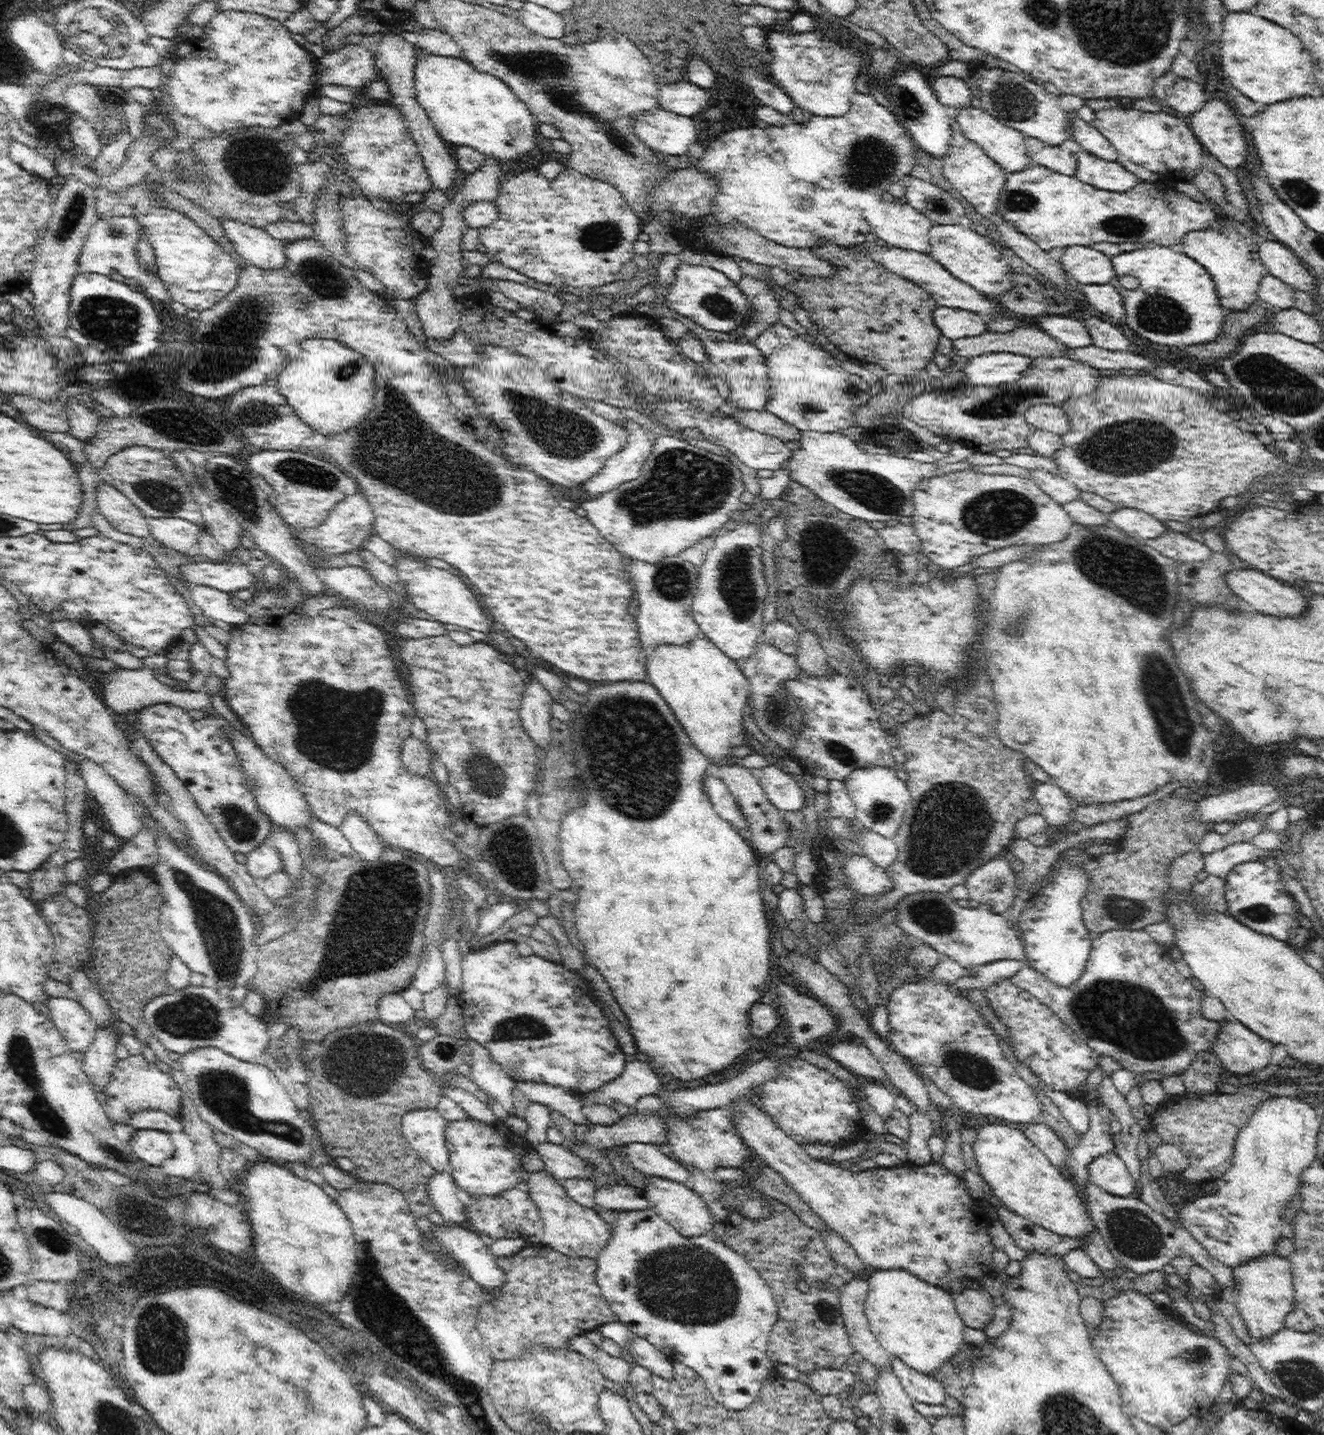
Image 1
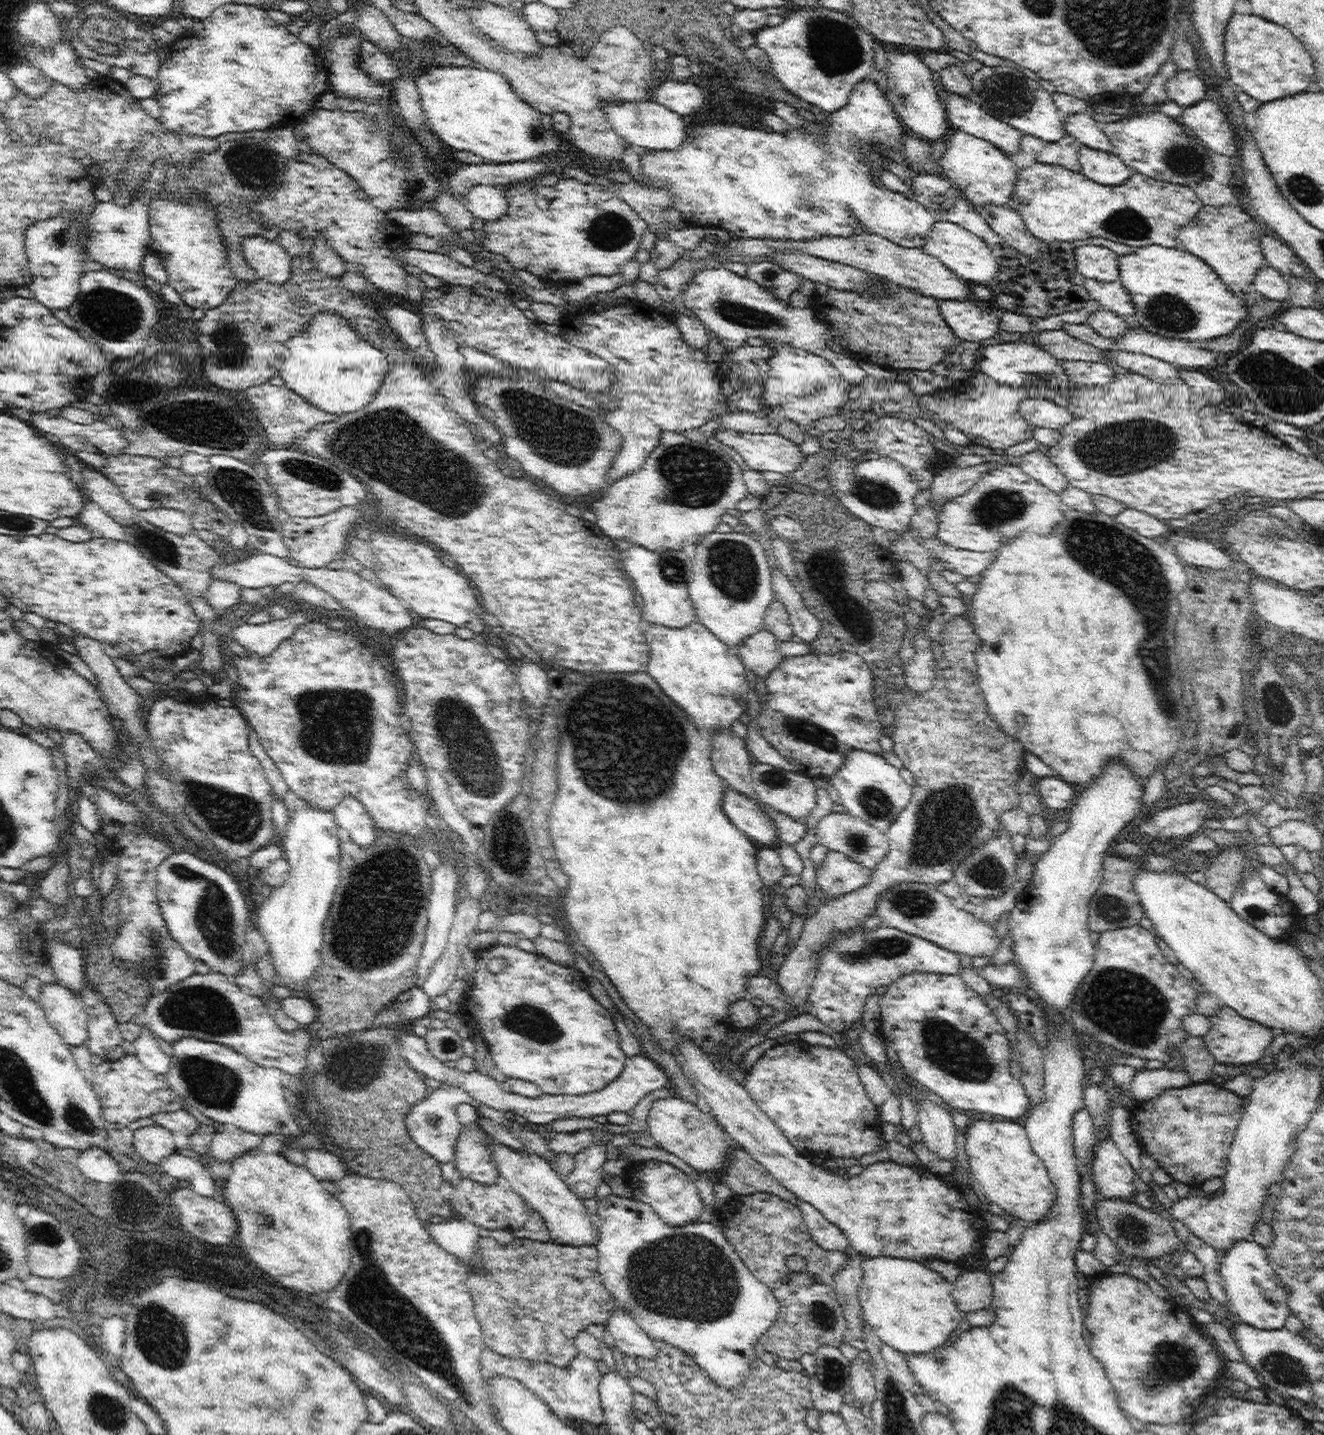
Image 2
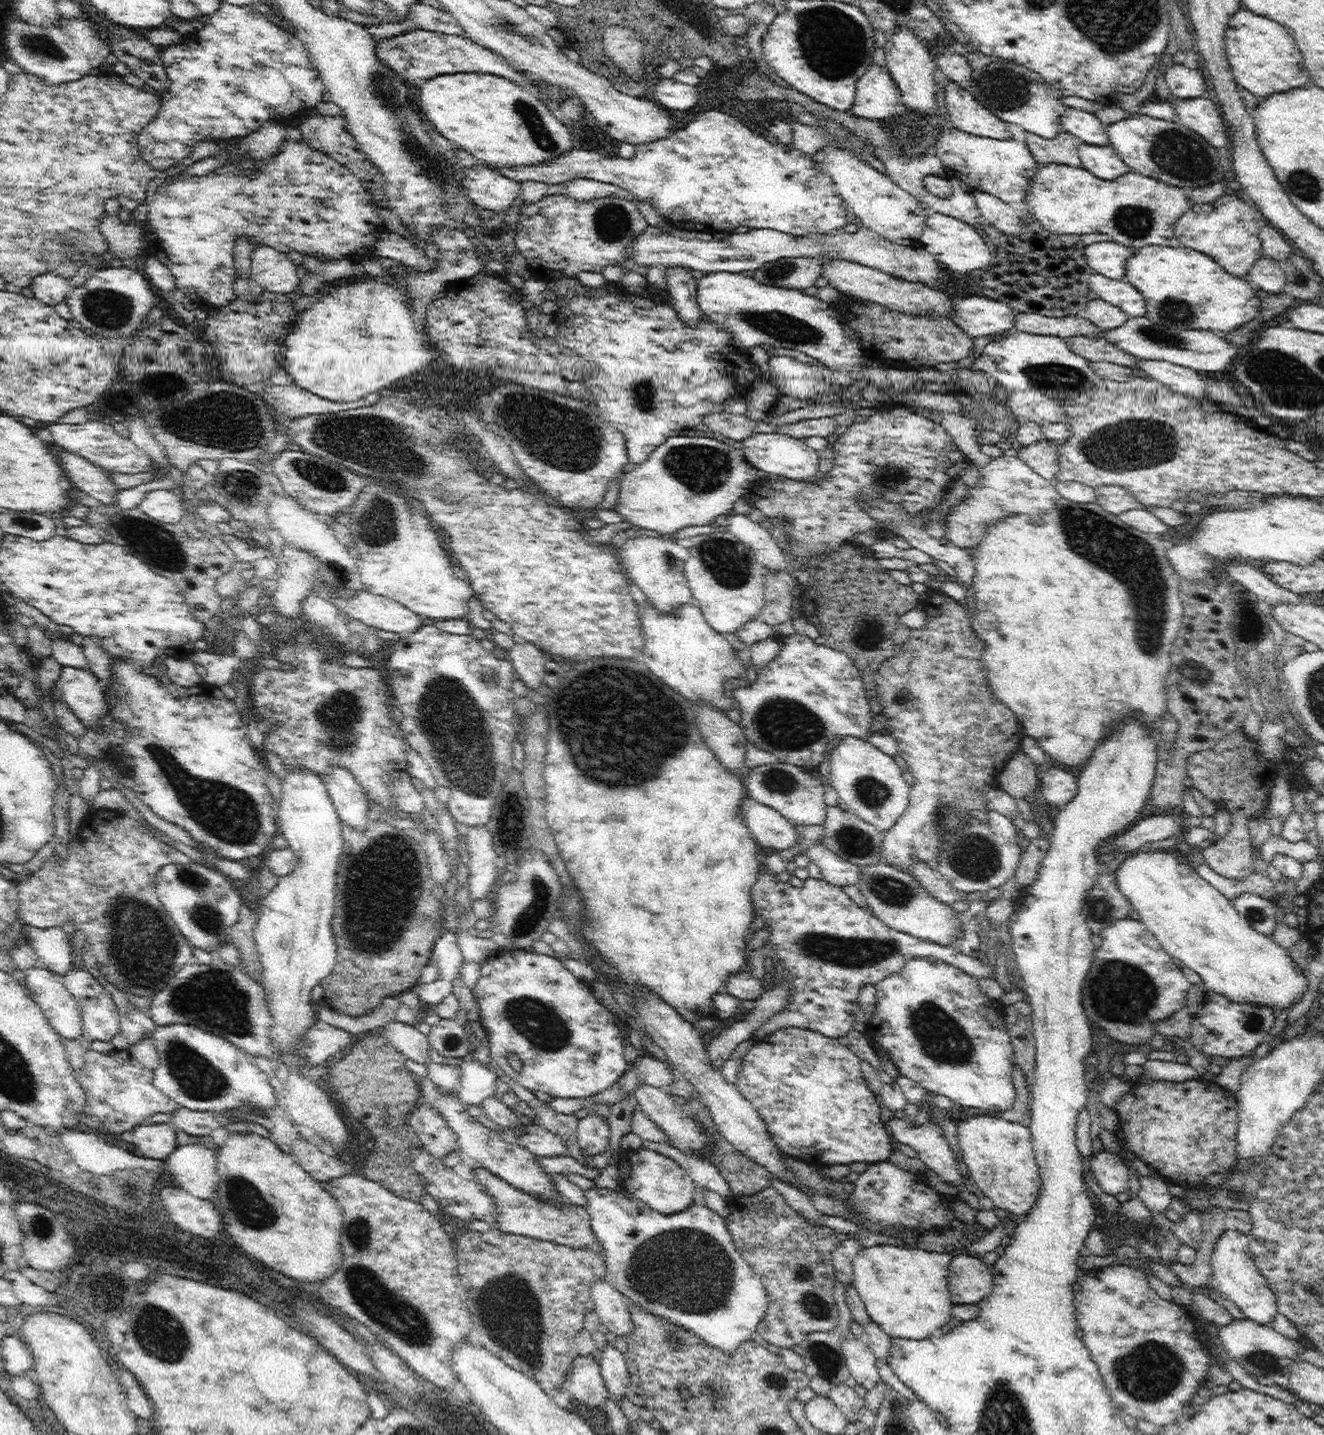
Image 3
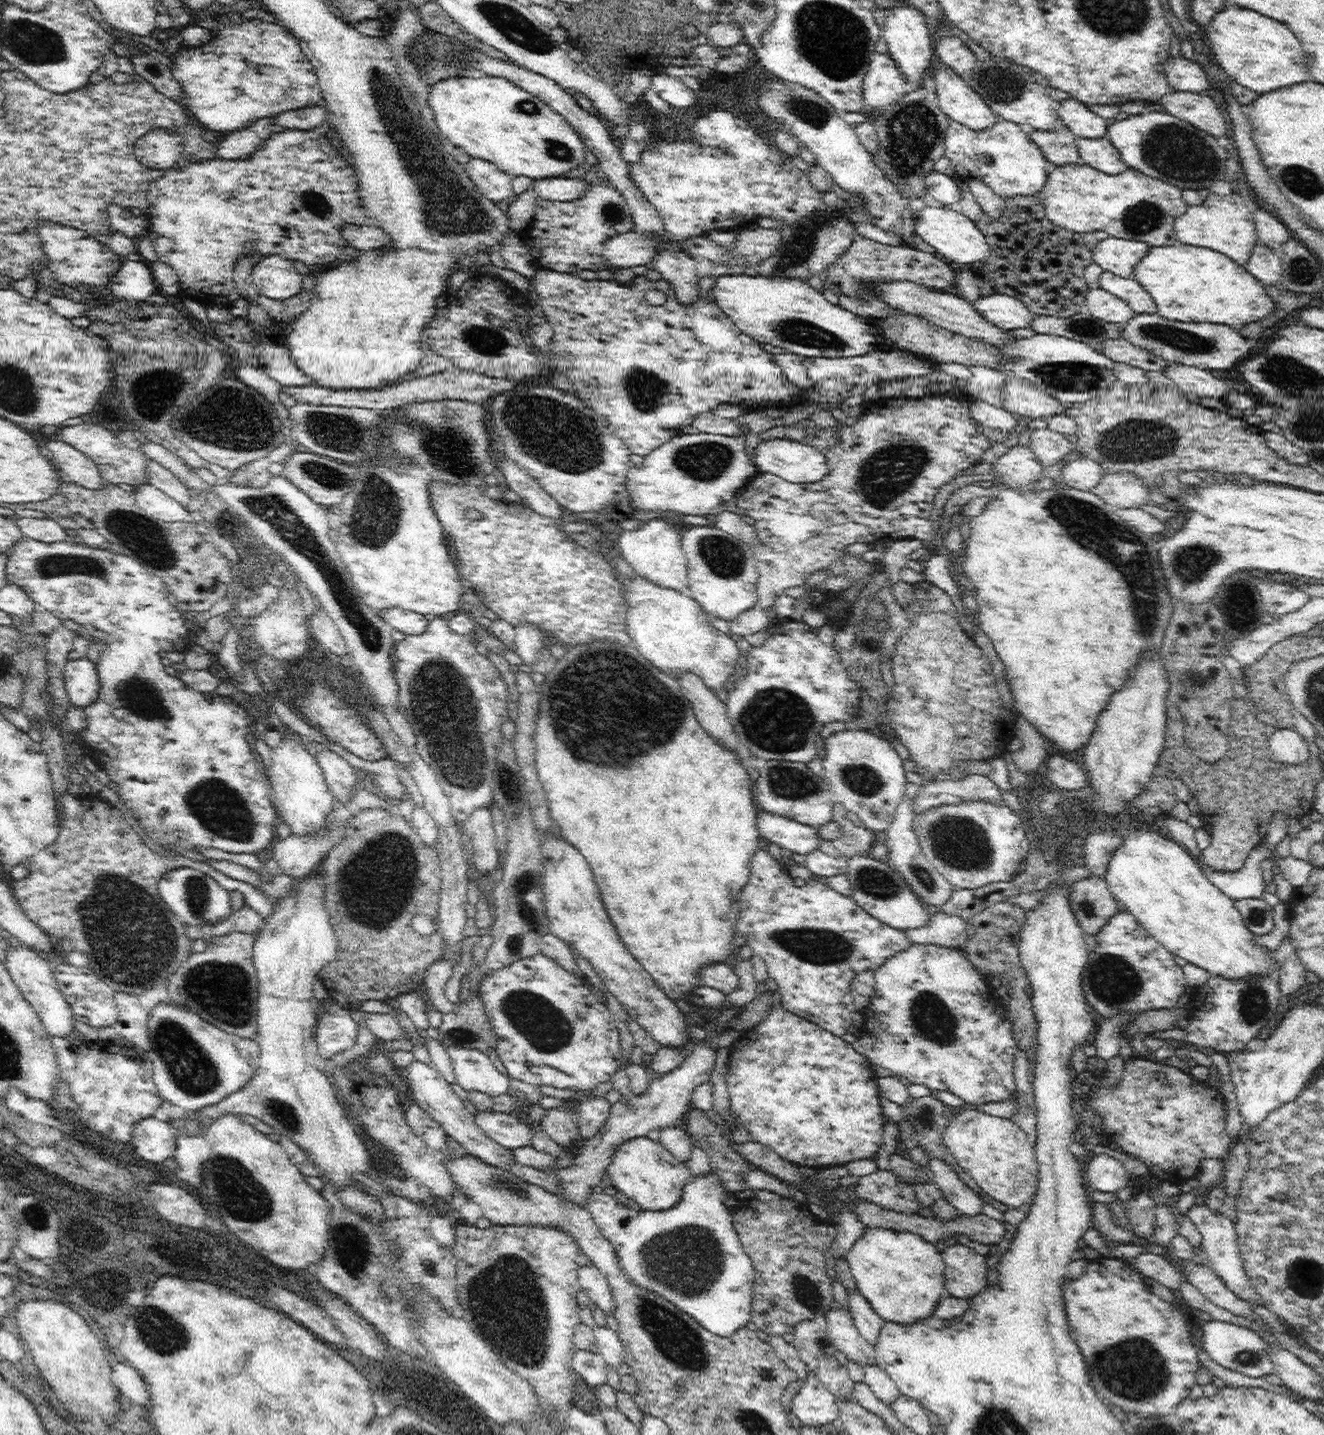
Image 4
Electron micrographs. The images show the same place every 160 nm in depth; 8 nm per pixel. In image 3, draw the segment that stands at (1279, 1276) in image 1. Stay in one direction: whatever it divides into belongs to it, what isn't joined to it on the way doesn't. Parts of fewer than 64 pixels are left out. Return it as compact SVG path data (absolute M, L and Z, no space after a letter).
M1226 1231L1216 1243L1211 1256L1211 1269L1211 1288L1217 1290L1223 1298L1232 1300L1246 1319L1261 1325L1269 1325L1274 1320L1274 1316L1279 1312L1277 1296L1272 1290L1271 1282L1256 1264L1249 1235L1239 1231Z

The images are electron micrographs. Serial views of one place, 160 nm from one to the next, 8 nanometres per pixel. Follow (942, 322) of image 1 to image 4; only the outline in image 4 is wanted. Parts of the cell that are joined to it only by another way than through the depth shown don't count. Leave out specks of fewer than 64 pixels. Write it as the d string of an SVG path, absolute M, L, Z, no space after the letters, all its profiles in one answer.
M1002 294L978 298L972 301L971 305L982 319L1003 331L1028 327L1034 317L1022 302Z

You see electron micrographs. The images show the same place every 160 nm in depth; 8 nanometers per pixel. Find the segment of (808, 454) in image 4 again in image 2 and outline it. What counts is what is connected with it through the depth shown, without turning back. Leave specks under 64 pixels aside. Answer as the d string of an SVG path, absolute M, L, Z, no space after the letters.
M721 425L712 436L722 443L722 447L725 446L736 458L744 460L754 470L790 474L804 459L801 448L778 432L740 432Z

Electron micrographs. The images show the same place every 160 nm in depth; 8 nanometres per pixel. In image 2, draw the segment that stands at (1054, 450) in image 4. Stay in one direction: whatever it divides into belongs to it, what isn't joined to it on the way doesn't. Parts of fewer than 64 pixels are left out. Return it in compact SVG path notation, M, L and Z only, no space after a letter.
M1038 451L1030 452L1021 458L1019 466L1030 478L1037 480L1048 490L1060 496L1071 486L1068 479L1060 474L1056 465L1050 461L1048 456Z

